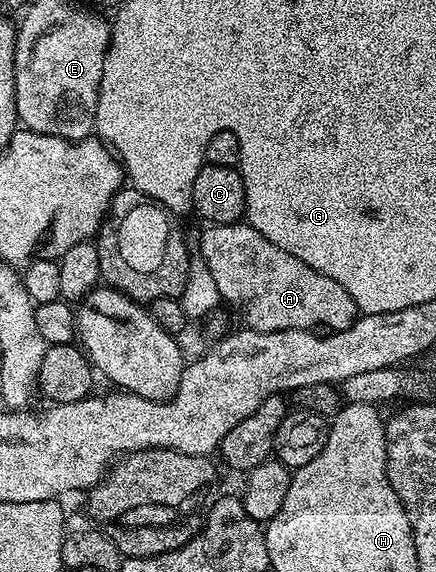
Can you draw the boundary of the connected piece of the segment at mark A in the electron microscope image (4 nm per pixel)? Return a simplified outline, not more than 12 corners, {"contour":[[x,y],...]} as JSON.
{"contour":[[239,221],[200,257],[255,332],[345,330],[343,284]]}

